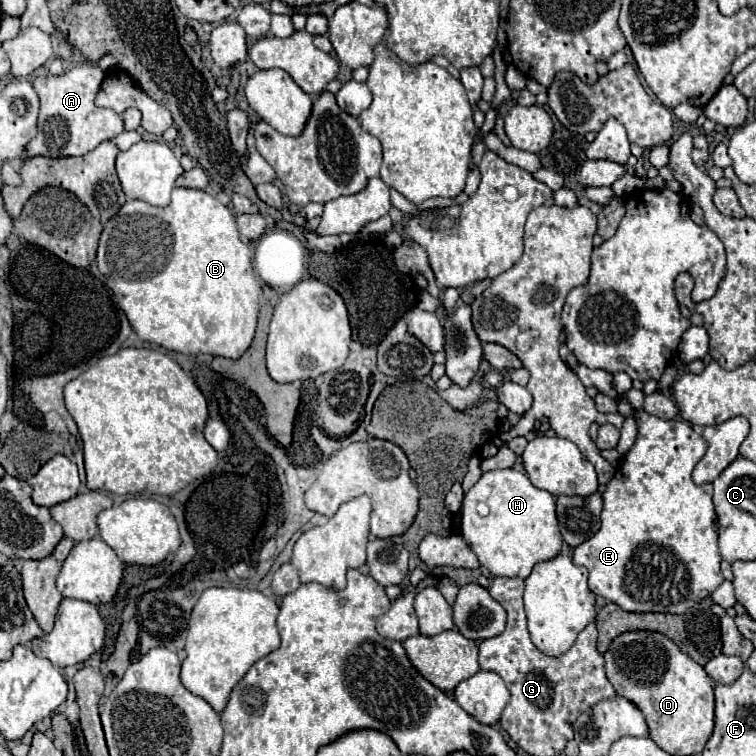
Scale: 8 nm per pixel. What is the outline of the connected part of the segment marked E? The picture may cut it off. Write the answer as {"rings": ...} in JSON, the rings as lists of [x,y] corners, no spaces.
{"rings":[[[583,364],[571,368],[583,386],[595,386],[601,394],[615,400],[627,400],[633,406],[637,422],[637,440],[631,450],[623,456],[623,464],[617,468],[611,482],[603,492],[601,528],[587,542],[573,550],[573,562],[589,570],[589,590],[599,594],[627,612],[667,612],[685,614],[697,602],[707,598],[725,578],[721,574],[721,554],[717,546],[717,514],[713,508],[713,486],[695,486],[691,472],[695,464],[705,456],[707,442],[695,428],[685,420],[663,420],[643,410],[643,392],[627,390],[619,394],[613,388],[613,374],[605,370],[591,370]]]}

